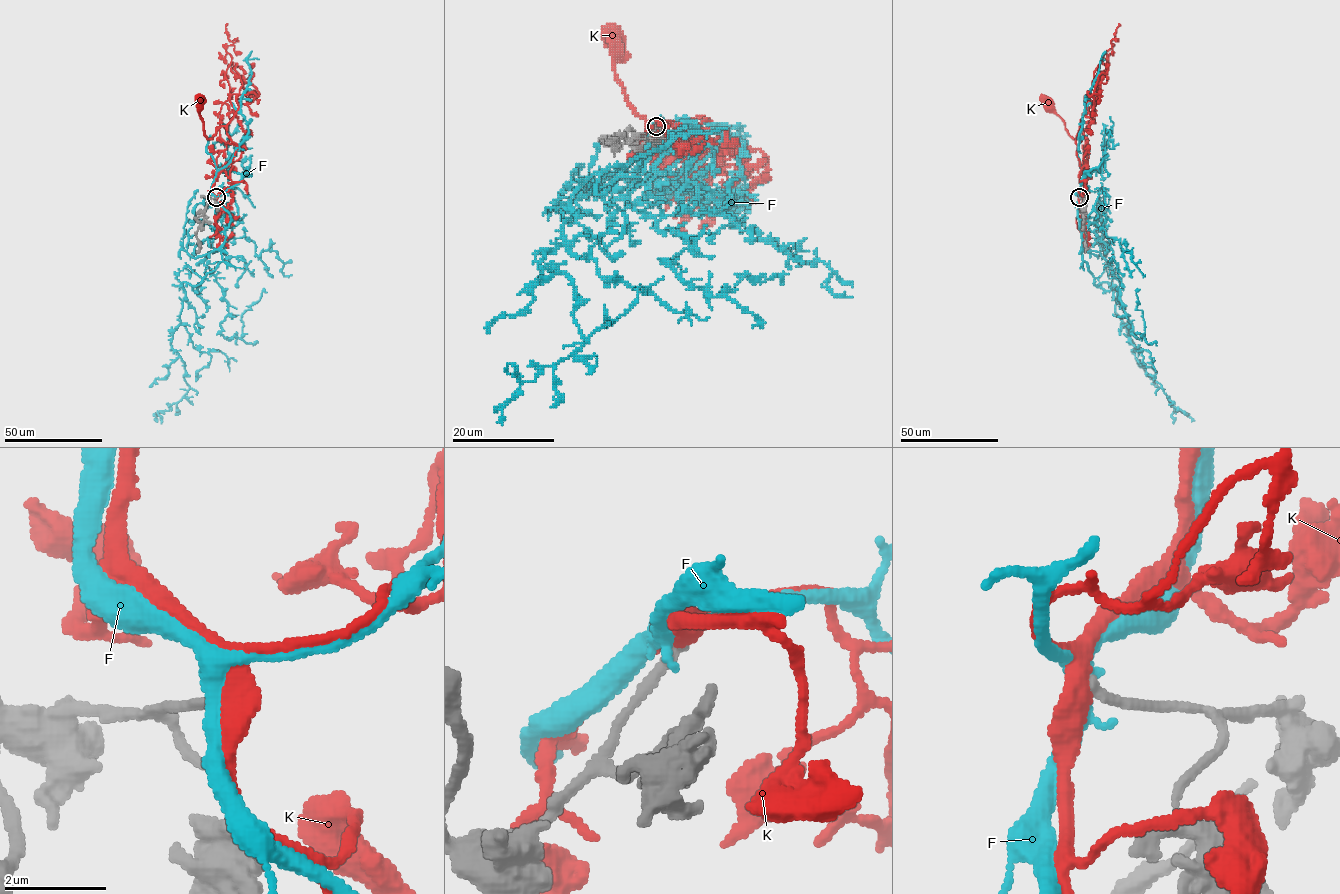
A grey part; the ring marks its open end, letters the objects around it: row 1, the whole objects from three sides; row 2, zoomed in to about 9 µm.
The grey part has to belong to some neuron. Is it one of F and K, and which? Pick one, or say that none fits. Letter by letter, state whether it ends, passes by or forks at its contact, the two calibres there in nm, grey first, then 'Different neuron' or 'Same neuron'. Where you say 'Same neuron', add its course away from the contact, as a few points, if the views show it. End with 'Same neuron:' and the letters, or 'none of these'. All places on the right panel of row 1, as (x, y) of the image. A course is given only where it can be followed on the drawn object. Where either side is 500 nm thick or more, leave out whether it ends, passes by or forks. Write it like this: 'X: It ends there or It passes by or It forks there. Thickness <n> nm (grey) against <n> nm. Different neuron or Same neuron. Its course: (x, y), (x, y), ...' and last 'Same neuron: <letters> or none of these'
F: It forks there. Thickness 240 nm (grey) against 360 nm. Different neuron
K: It forks there. Thickness 240 nm (grey) against 400 nm. Same neuron. Its course: (1079, 197), (1083, 192), (1083, 173), (1075, 143), (1081, 126), (1082, 138), (1073, 139), (1044, 97)
Same neuron: K

